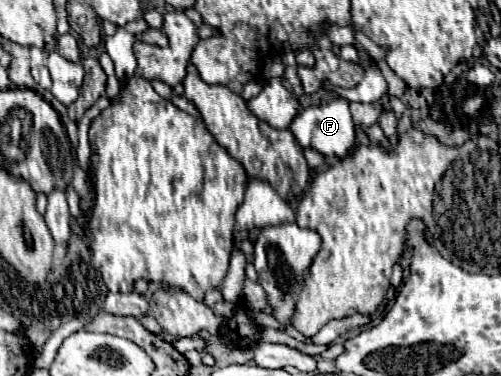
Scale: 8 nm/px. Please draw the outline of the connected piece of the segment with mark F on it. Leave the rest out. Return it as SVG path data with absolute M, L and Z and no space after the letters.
M333 98L327 104L321 106L311 106L305 108L303 112L299 112L293 122L289 124L291 134L295 136L295 142L305 150L305 148L313 148L325 156L345 156L355 140L355 124L349 112L349 100L345 98Z

